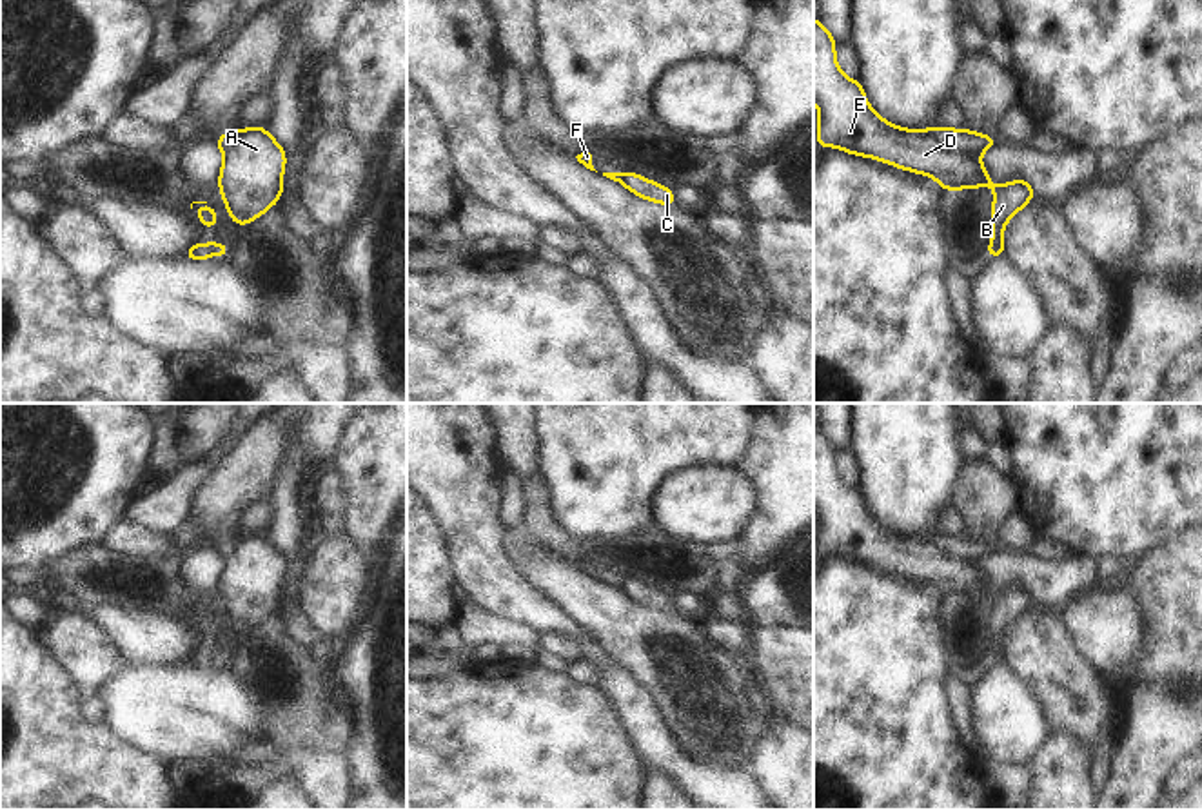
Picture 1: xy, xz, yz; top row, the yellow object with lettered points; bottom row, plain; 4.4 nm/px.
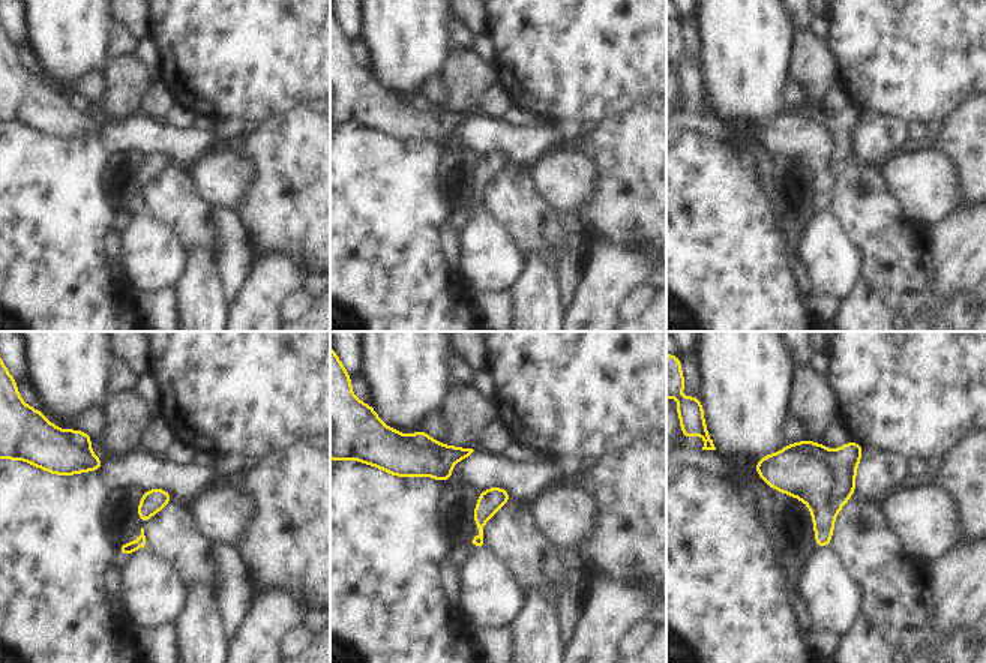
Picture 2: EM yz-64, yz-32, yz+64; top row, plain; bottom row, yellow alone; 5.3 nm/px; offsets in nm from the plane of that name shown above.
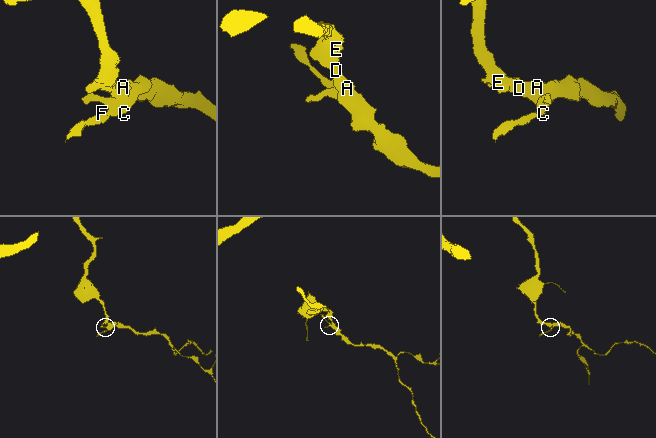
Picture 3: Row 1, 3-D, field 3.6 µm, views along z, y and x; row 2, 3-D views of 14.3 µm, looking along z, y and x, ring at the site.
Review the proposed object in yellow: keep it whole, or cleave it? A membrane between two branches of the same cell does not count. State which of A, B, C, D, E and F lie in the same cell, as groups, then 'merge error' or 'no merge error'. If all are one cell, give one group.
groups A C D E / B F; merge error

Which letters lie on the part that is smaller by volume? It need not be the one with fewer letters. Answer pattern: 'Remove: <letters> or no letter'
Remove: B, F

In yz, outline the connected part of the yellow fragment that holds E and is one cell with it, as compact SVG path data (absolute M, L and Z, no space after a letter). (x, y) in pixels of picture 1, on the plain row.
M813 425L813 507L819 516L817 556L837 554L857 563L870 563L892 570L904 578L933 583L944 598L975 596L979 592L997 598L984 578L979 561L948 554L933 543L924 543L913 536L901 536L882 527L866 509L859 487L846 485L835 469L835 447L830 438Z

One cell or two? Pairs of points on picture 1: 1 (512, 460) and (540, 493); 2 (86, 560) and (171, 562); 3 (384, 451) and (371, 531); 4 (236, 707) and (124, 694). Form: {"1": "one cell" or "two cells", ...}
{"1": "two cells", "2": "one cell", "3": "one cell", "4": "one cell"}

